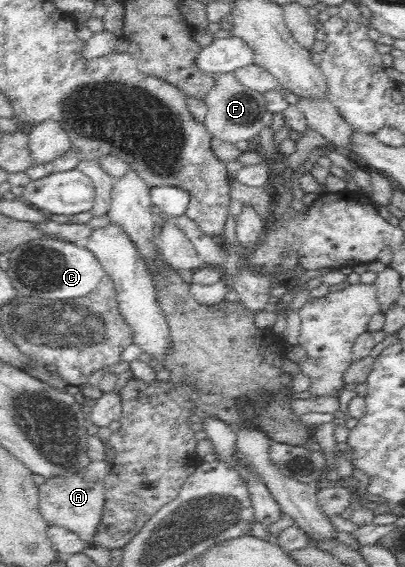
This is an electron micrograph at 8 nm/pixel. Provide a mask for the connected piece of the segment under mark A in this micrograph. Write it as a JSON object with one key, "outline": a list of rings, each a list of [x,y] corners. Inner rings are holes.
{"outline":[[[110,460],[90,461],[86,468],[74,474],[48,478],[38,486],[39,511],[48,525],[60,526],[77,534],[82,543],[92,546],[94,534],[103,514],[104,480],[110,472]]]}

